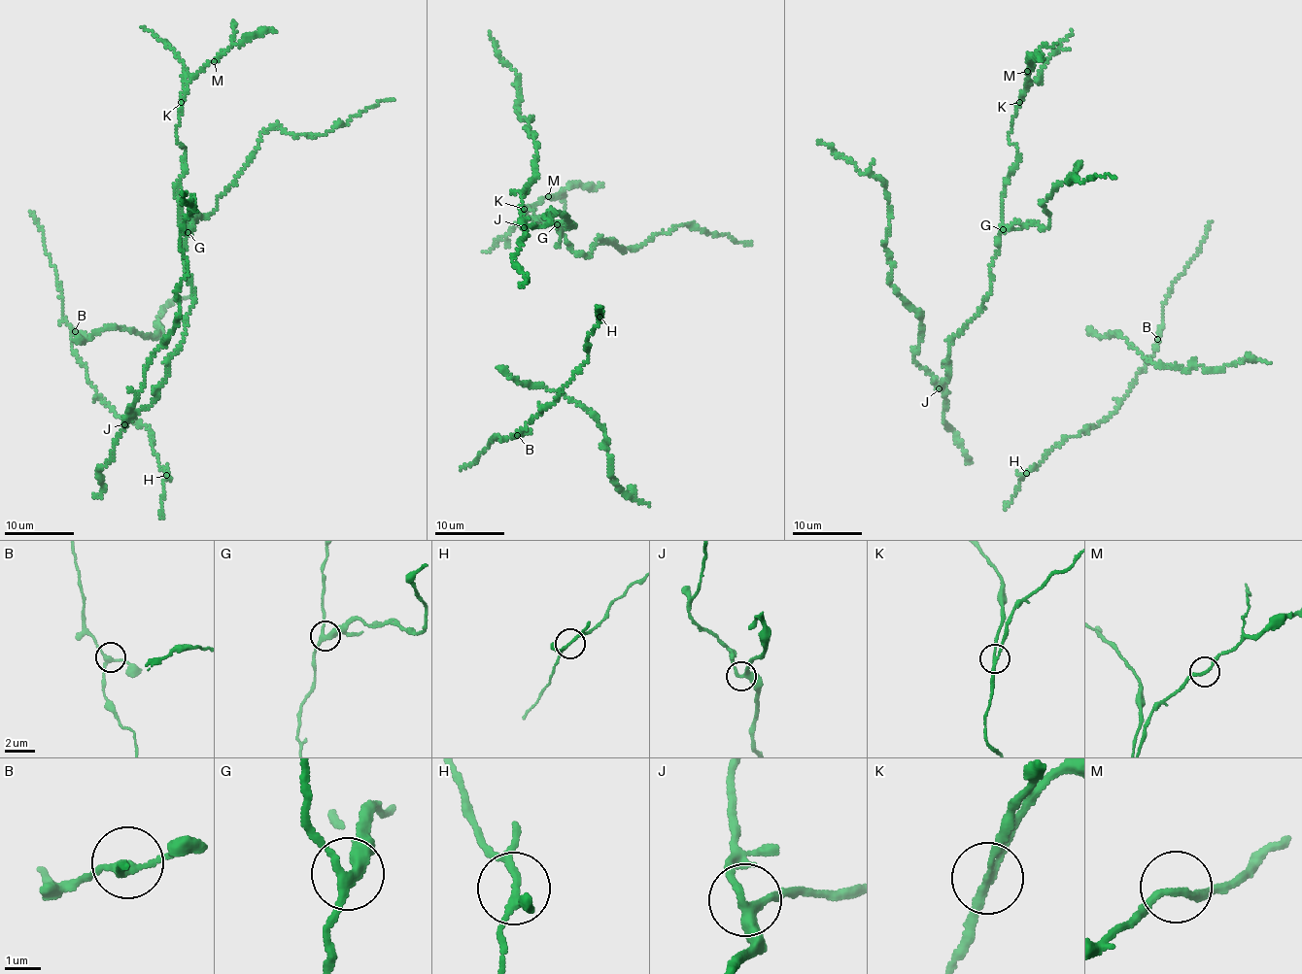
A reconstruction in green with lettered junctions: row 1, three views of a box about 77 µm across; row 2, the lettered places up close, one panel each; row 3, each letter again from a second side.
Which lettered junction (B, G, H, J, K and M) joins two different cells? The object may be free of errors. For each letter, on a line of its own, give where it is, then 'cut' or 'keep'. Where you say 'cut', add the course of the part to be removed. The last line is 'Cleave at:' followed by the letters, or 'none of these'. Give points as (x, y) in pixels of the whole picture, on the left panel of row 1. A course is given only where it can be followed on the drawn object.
B: at (75, 331); keep
G: at (188, 232); keep
H: at (166, 475); keep
J: at (124, 424); keep
K: at (181, 102); cut; foreign part runs (181, 103), (184, 84), (182, 62), (157, 36), (142, 26)
M: at (214, 61); keep
Cleave at: K

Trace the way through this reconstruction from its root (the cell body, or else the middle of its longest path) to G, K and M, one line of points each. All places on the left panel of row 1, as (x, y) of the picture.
G: (99, 472), (123, 424), (153, 402), (183, 340), (193, 299), (184, 255), (188, 232)
K: (99, 472), (123, 424), (153, 402), (167, 377), (193, 299), (175, 193), (184, 169), (181, 103)
M: (99, 472), (185, 332), (193, 298), (177, 125), (187, 84), (214, 61)

